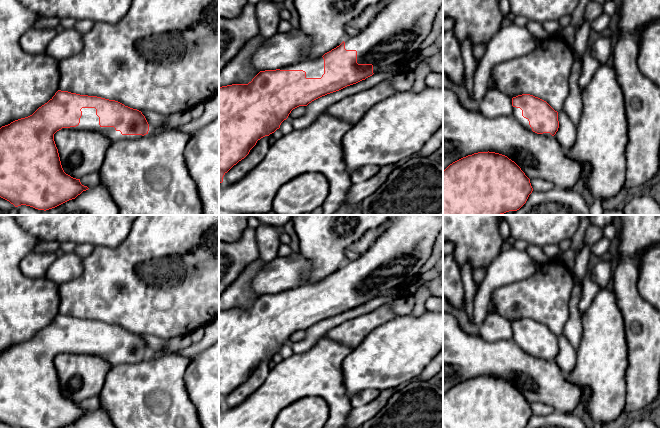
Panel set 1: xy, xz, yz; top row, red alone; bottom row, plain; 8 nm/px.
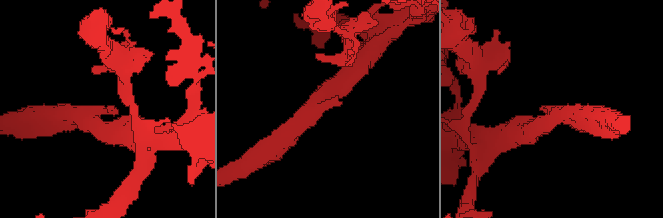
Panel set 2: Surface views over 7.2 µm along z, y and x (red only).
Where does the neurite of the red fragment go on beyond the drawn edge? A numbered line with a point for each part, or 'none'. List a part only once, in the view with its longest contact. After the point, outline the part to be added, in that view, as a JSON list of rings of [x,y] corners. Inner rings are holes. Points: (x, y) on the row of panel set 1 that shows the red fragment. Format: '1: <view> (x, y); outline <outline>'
1: xy (89, 121); outline [[[82,108],[81,111],[82,116],[78,126],[62,129],[95,131],[106,136],[111,142],[135,140],[142,137],[142,135],[122,135],[121,132],[116,131],[114,127],[101,127],[95,108]]]

